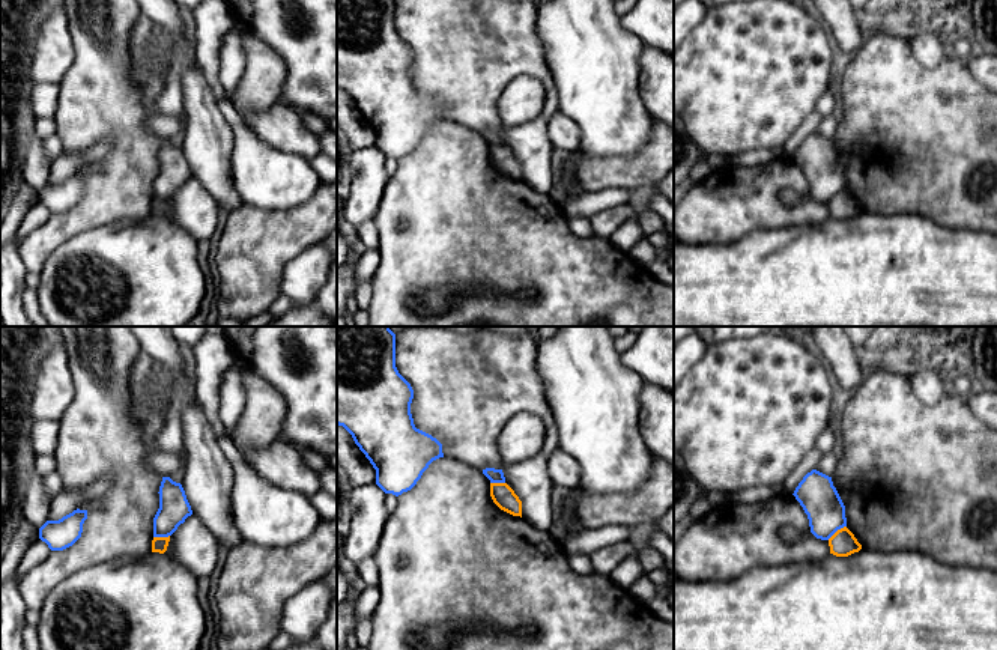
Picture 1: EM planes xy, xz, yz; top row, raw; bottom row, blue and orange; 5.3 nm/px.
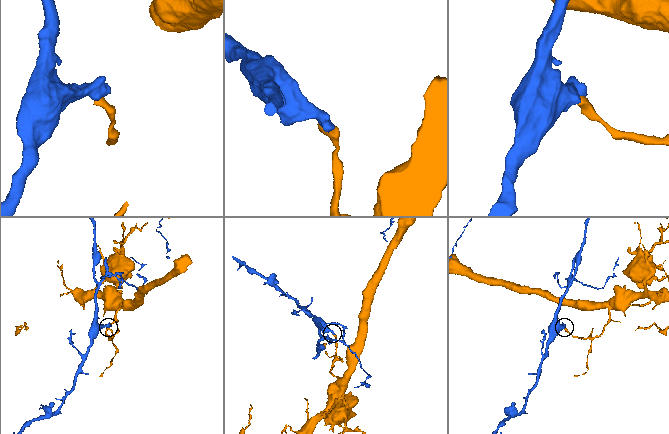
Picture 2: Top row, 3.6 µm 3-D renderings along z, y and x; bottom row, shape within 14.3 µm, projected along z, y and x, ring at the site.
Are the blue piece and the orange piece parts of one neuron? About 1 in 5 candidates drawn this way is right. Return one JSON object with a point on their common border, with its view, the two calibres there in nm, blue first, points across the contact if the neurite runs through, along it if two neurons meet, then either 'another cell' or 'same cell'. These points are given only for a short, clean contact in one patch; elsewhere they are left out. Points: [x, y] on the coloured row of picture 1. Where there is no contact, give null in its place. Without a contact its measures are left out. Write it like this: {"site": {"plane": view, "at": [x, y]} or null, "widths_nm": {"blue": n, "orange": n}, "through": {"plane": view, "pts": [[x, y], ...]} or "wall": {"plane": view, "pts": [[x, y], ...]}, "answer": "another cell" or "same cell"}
{"site": {"plane": "yz", "at": [836, 530]}, "widths_nm": {"blue": 200, "orange": 140}, "wall": {"plane": "yz", "pts": [[845, 525], [827, 539]]}, "answer": "another cell"}

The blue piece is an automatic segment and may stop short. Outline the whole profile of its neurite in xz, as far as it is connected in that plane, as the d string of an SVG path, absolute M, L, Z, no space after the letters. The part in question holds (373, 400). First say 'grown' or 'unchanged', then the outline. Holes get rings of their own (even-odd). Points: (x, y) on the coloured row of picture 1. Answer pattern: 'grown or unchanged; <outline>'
unchanged; M337 327L337 424L343 426L376 469L376 484L395 497L411 491L429 465L444 457L442 444L414 424L414 390L395 367L389 327Z

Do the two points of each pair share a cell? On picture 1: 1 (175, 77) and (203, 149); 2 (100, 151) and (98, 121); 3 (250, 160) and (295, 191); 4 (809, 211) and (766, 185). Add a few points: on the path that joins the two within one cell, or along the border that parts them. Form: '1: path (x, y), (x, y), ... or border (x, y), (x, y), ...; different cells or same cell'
1: border (191, 62), (182, 75), (182, 112); different cells
2: border (115, 140), (104, 136), (86, 149), (66, 154); different cells
3: path (260, 170), (271, 179), (284, 181); same cell
4: path (796, 212), (784, 212), (770, 199); same cell

